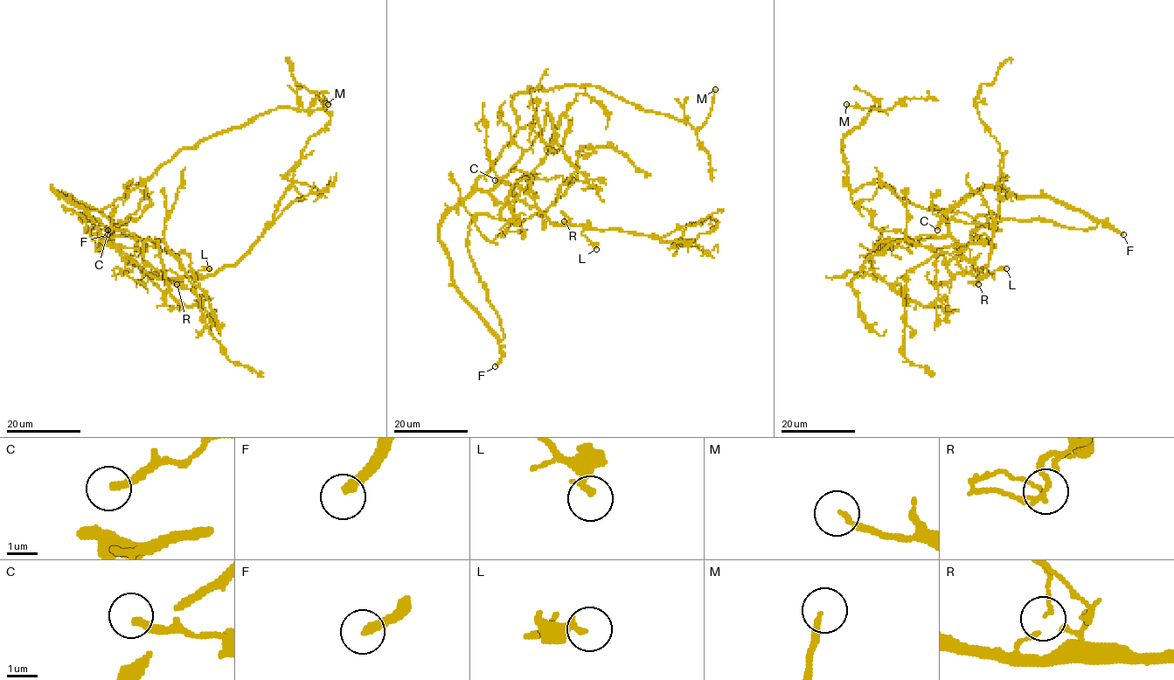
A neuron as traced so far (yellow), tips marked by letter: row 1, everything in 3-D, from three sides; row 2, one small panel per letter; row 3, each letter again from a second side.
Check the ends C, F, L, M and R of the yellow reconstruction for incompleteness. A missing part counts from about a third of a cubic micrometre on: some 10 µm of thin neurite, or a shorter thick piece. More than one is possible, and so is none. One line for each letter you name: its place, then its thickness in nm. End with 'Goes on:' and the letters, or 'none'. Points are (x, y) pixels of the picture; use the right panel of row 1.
F: (1123, 234) | 280 nm
Goes on: F

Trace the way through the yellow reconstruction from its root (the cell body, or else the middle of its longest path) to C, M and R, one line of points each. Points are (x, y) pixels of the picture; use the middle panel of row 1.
C: (496, 200), (500, 216), (477, 214), (475, 223), (489, 241), (509, 227), (515, 206), (514, 188), (495, 180)
M: (496, 200), (475, 183), (517, 130), (516, 94), (593, 86), (699, 128), (715, 89)
R: (496, 200), (508, 203), (520, 199), (536, 206), (556, 225), (567, 225), (570, 221), (561, 212), (564, 221)

